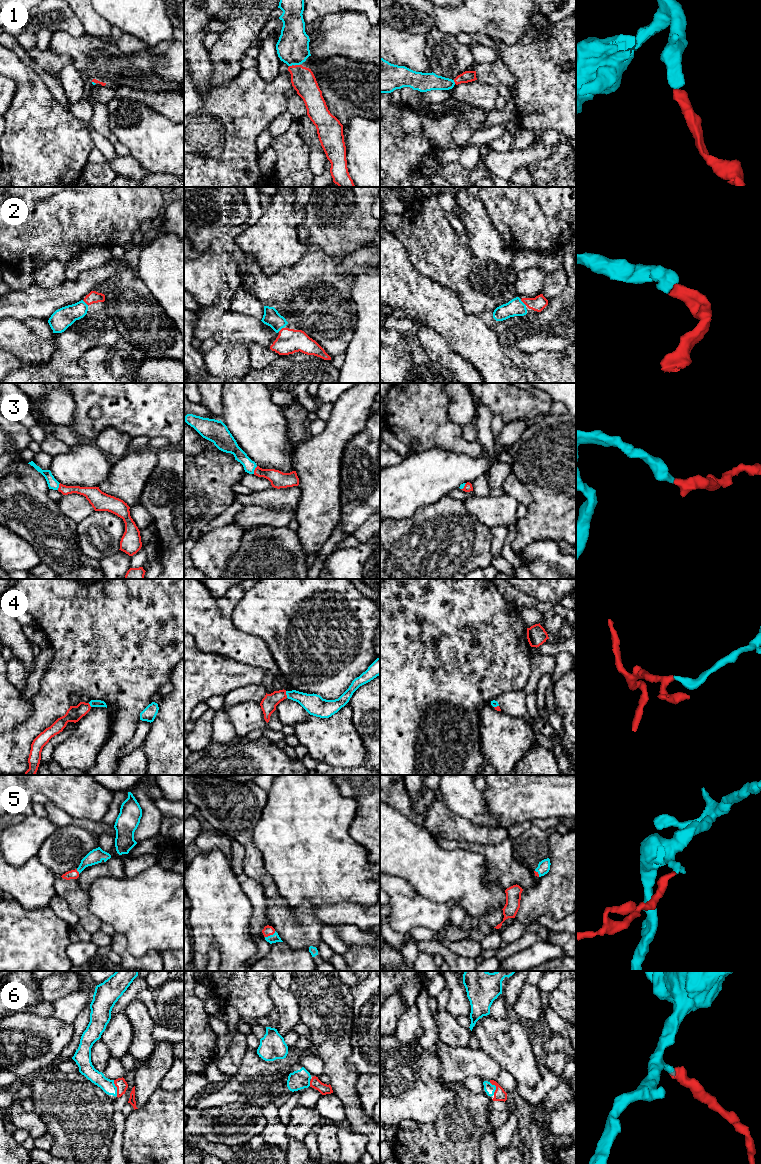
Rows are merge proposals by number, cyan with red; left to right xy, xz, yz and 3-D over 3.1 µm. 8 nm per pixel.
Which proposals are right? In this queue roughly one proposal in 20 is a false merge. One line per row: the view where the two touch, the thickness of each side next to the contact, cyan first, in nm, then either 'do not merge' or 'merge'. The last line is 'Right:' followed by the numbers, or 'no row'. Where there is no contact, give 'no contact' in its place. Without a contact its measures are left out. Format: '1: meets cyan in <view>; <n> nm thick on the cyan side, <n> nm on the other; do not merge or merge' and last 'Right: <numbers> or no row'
1: meets cyan in xz; 260 nm thick on the cyan side, 190 nm on the other; merge
2: meets cyan in yz; 140 nm thick on the cyan side, 120 nm on the other; merge
3: meets cyan in xz; 100 nm thick on the cyan side, 140 nm on the other; merge
4: meets cyan in xz; 170 nm thick on the cyan side, 130 nm on the other; merge
5: meets cyan in xz; 70 nm thick on the cyan side, 80 nm on the other; merge
6: meets cyan in xy; 110 nm thick on the cyan side, 90 nm on the other; merge
Right: 1, 2, 3, 4, 5, 6

